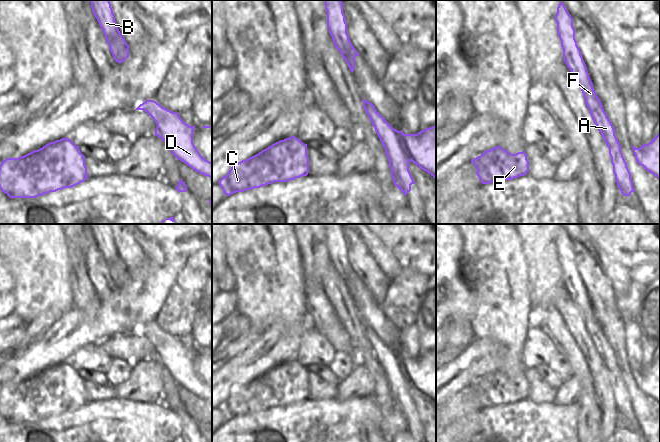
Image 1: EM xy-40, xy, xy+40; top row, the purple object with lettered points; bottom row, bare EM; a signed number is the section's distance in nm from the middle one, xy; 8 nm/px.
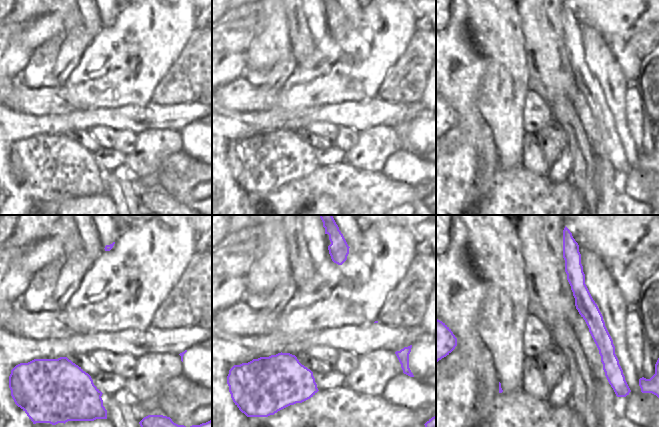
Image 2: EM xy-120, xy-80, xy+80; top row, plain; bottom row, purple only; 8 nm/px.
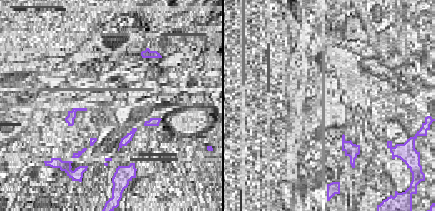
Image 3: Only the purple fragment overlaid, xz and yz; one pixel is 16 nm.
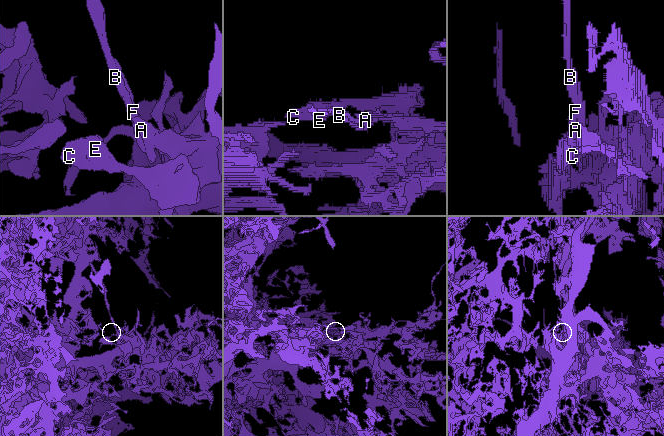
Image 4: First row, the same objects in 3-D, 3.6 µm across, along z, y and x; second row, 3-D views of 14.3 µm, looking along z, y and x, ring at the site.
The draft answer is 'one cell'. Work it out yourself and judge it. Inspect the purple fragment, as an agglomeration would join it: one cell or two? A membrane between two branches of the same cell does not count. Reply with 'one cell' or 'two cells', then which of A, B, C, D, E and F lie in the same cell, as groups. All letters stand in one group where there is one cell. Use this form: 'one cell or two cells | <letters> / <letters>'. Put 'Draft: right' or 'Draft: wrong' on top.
Draft: wrong
two cells | A B F / C D E

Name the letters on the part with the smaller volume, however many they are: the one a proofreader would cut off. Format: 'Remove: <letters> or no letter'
Remove: A, B, F

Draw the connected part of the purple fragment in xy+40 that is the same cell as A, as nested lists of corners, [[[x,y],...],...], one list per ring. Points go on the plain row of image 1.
[[[562,226],[557,231],[555,245],[563,273],[563,284],[577,305],[589,337],[609,373],[617,410],[624,420],[630,420],[632,416],[635,416],[631,397],[623,381],[621,369],[615,359],[615,353],[593,312],[593,307],[575,263],[573,242]]]

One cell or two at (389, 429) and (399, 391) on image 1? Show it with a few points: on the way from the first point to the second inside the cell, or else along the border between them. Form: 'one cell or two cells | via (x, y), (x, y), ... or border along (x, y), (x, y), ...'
two cells | border along (392, 406), (405, 420), (407, 429)

